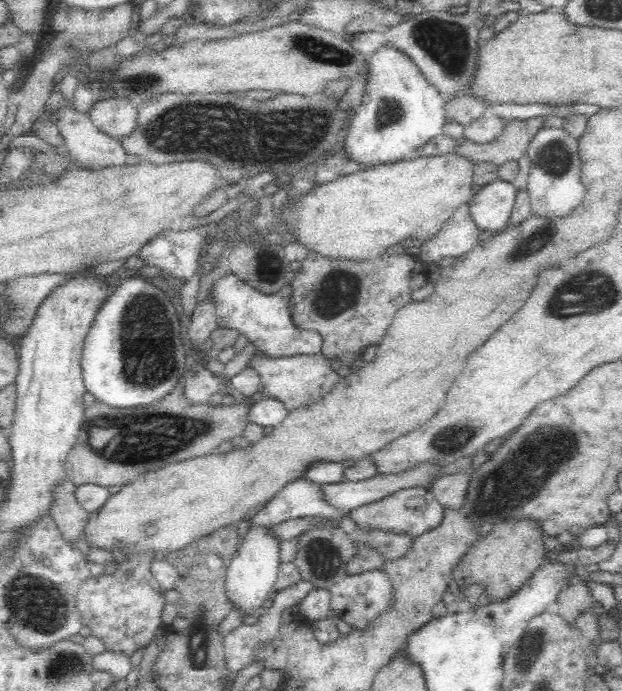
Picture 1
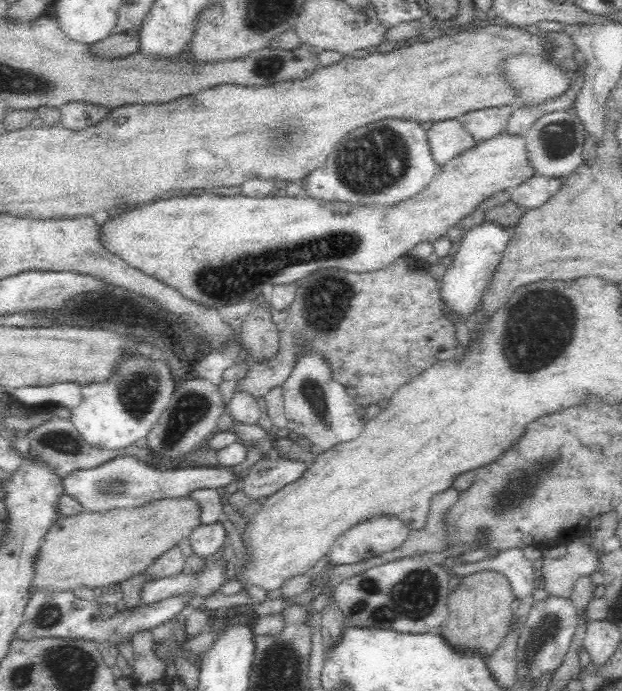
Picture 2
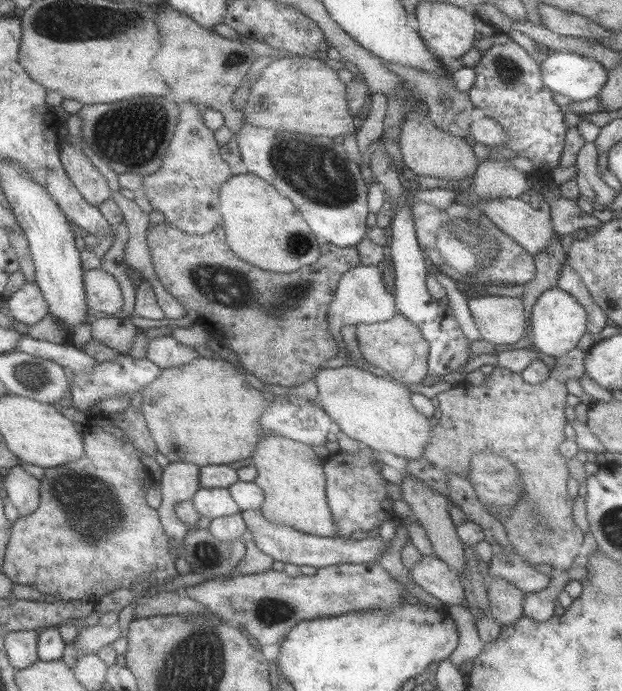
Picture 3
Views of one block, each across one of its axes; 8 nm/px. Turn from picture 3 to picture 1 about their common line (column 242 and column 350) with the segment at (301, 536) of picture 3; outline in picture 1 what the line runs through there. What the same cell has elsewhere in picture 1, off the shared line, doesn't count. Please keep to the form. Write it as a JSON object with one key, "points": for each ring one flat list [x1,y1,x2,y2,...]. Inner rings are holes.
{"points":[[427,487,405,489,394,492,377,502,362,505,348,512,359,526,376,526,383,530,394,530,395,532,408,532,416,538,426,532,434,530,445,520,445,508,434,499,434,495]]}

